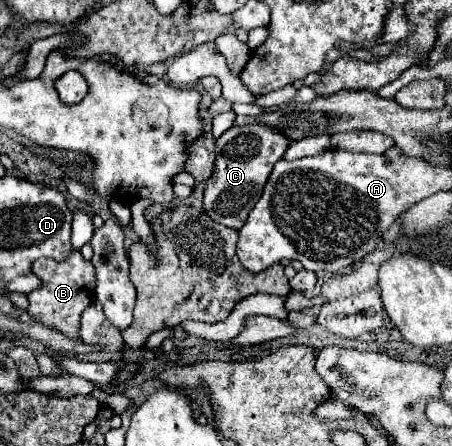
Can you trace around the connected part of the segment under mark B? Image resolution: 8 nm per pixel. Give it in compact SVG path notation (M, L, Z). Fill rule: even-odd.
M73 249L69 261L37 259L32 265L33 273L43 281L43 287L29 295L29 315L43 321L49 327L59 329L69 337L79 339L79 319L83 309L89 305L93 291L87 291L87 283L93 285L95 271L91 261L85 261L79 251Z

